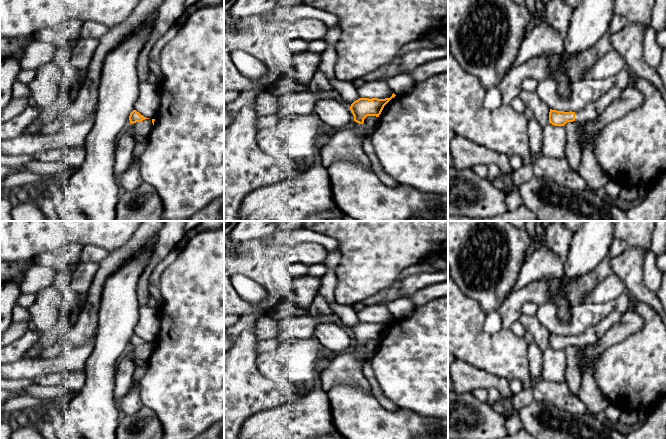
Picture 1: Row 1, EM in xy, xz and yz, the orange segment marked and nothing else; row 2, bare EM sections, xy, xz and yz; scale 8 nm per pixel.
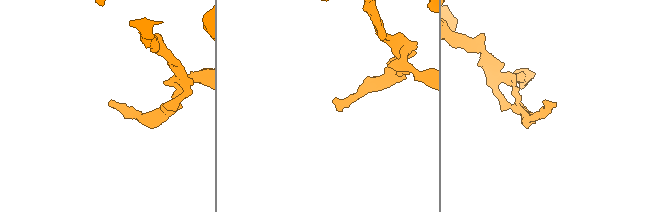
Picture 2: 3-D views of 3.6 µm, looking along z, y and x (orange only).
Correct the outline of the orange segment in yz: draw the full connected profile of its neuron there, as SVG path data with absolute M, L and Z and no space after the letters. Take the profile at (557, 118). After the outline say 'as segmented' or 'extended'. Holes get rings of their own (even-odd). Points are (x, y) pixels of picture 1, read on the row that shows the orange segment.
M613 88L578 112L564 112L550 109L549 123L554 126L564 126L567 122L576 121L585 123L594 120L603 113L613 100L619 98L622 92L622 89Z; extended

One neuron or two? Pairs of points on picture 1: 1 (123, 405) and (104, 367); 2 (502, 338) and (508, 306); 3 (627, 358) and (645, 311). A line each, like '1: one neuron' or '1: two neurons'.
1: two neurons
2: two neurons
3: one neuron

